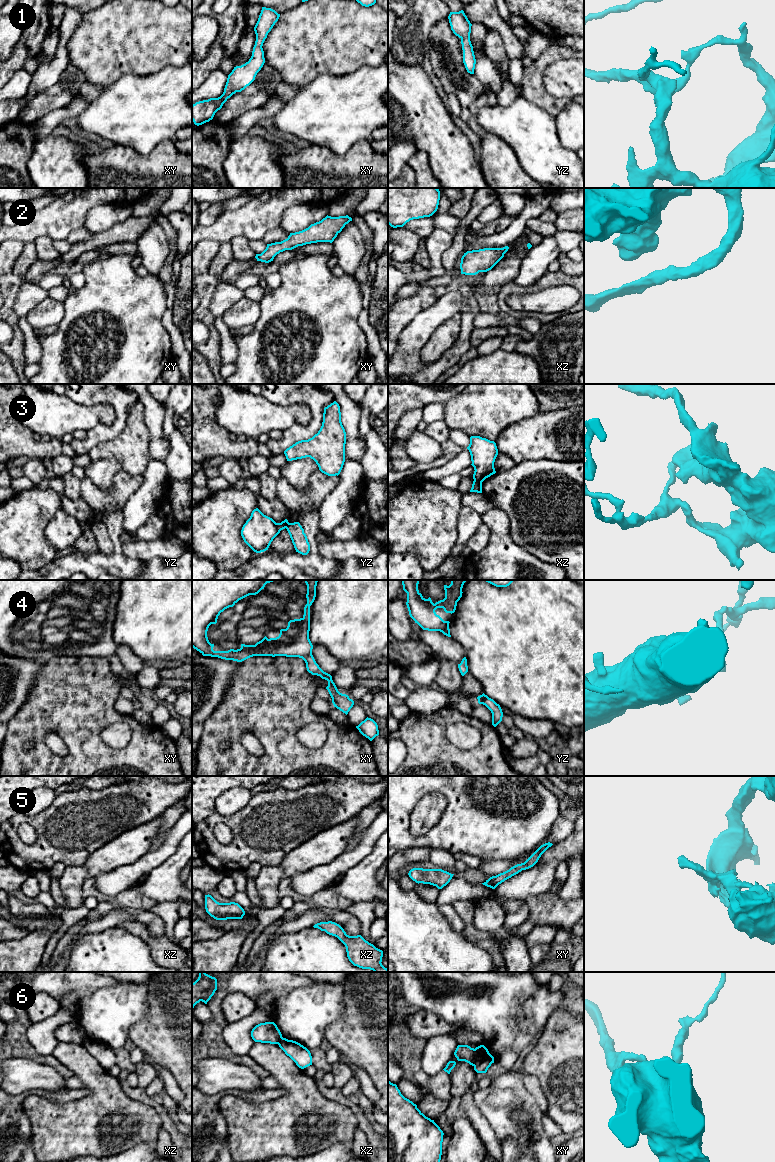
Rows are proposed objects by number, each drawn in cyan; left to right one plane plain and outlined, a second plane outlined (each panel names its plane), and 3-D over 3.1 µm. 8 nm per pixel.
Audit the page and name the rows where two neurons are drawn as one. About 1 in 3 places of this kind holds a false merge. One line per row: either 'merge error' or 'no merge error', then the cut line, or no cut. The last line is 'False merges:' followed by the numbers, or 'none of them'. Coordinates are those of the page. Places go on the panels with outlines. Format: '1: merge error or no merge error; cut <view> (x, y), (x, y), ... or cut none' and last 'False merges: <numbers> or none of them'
1: merge error; cut yz (469, 40), (462, 45)
2: no merge error; cut none
3: merge error; cut xz (474, 479), (481, 483)
4: no merge error; cut none
5: no merge error; cut none
6: merge error; cut xy (475, 1049), (475, 1063), (473, 1065)
False merges: 1, 3, 6

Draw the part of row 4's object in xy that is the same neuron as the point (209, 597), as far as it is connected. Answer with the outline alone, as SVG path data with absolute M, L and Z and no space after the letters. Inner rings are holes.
M192 580L192 647L203 656L218 657L242 662L253 656L299 657L306 663L312 675L328 681L328 690L334 707L346 715L354 705L348 695L338 691L332 676L324 672L316 663L309 639L310 606L316 597L318 580L304 580L307 585L307 604L300 619L290 620L286 629L281 629L276 638L266 636L255 645L241 644L241 648L228 651L214 651L207 637L211 624L216 624L221 612L233 607L239 600L256 595L267 583L274 580Z

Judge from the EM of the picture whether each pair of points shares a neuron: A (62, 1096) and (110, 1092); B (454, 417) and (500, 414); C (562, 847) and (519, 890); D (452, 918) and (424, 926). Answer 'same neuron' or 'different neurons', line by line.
A: different neurons
B: same neuron
C: same neuron
D: different neurons

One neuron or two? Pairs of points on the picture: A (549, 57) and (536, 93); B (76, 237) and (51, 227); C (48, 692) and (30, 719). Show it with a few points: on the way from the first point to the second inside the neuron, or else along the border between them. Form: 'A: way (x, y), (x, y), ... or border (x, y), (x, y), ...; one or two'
A: way (540, 66), (536, 70), (536, 84); one
B: border (84, 227), (73, 230), (65, 238); two
C: way (48, 699), (37, 712); one

